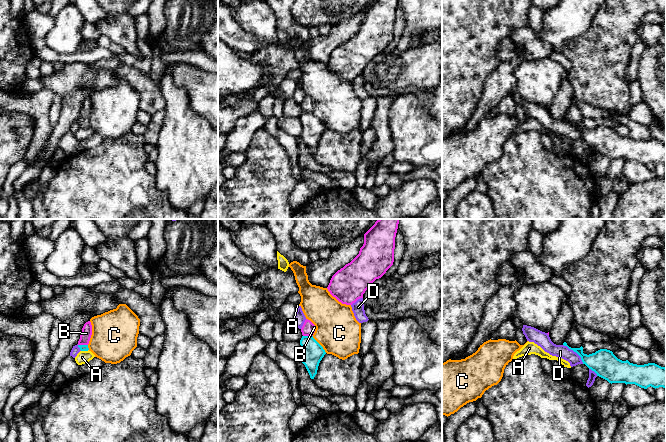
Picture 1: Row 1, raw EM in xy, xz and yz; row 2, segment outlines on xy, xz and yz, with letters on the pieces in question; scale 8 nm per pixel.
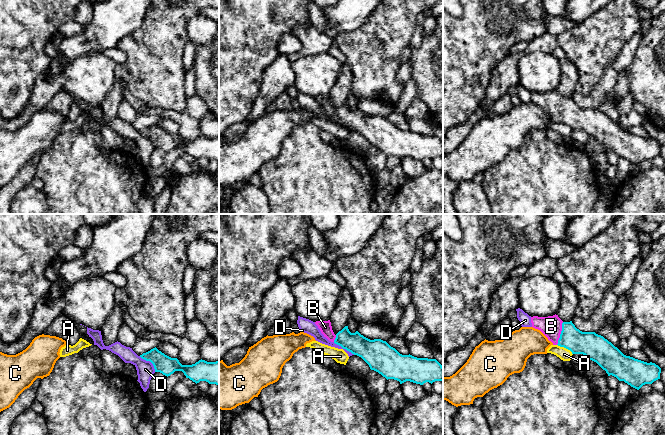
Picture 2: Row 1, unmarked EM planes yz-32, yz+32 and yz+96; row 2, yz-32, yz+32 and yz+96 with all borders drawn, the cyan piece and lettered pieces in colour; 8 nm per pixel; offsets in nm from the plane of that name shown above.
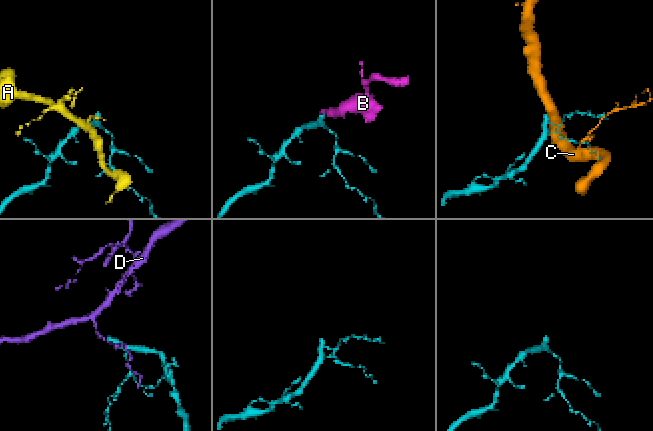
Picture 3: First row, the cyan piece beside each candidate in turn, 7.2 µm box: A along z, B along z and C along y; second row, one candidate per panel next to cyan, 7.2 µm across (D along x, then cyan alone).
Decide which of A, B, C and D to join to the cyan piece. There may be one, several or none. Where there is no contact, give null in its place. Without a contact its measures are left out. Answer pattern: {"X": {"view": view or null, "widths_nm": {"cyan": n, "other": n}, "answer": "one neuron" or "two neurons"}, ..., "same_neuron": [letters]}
{"A": {"view": "xy", "widths_nm": {"cyan": 50, "other": 100}, "answer": "two neurons"}, "B": {"view": "xz", "widths_nm": {"cyan": 180, "other": 110}, "answer": "one neuron"}, "C": {"view": "xz", "widths_nm": {"cyan": 180, "other": 360}, "answer": "two neurons"}, "D": {"view": "yz", "widths_nm": {"cyan": 220, "other": 110}, "answer": "two neurons"}, "same_neuron": ["B"]}

